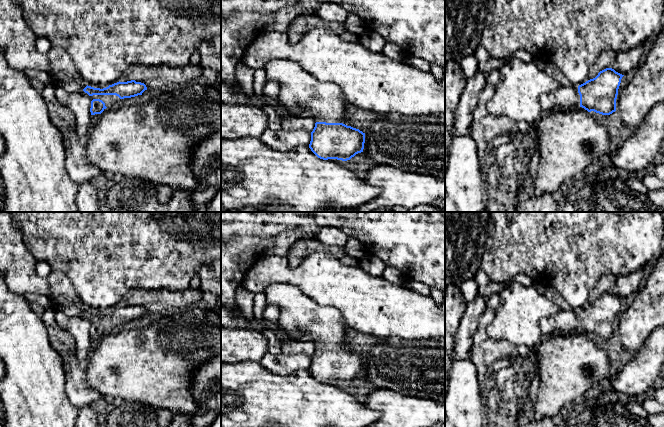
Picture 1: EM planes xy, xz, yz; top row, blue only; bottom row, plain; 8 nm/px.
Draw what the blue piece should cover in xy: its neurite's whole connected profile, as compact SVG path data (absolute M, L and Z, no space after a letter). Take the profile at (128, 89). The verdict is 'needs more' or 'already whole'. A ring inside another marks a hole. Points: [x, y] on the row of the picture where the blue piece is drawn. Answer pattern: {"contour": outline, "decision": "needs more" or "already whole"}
{"contour": "M135 80L127 82L119 81L103 89L88 85L83 89L92 99L90 108L91 115L101 114L111 104L124 98L142 95L145 90L147 90L146 85Z", "decision": "needs more"}

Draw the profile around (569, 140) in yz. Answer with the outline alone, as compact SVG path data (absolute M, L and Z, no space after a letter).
M582 107L543 112L536 125L540 157L535 194L553 194L567 179L581 177L595 158L606 158L611 131Z

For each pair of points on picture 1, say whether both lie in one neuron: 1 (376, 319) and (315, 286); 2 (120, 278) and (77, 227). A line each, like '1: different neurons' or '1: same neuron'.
1: same neuron
2: same neuron

